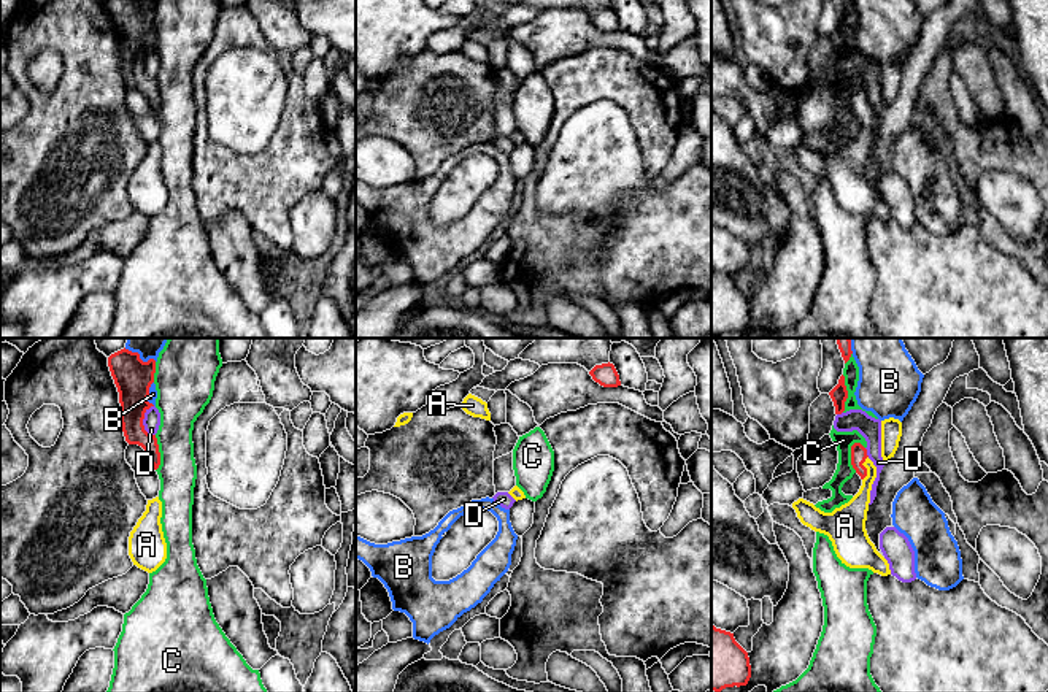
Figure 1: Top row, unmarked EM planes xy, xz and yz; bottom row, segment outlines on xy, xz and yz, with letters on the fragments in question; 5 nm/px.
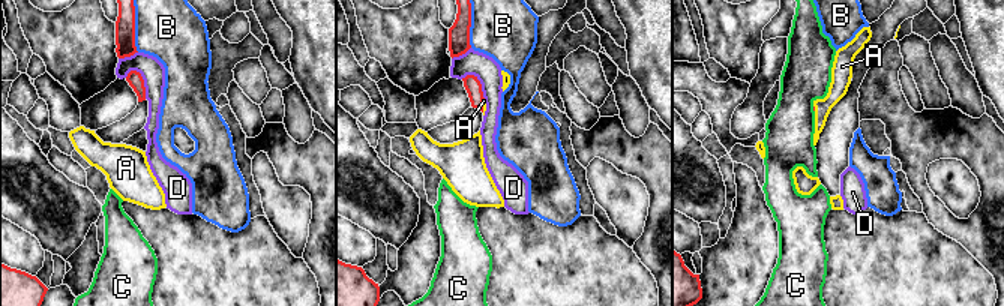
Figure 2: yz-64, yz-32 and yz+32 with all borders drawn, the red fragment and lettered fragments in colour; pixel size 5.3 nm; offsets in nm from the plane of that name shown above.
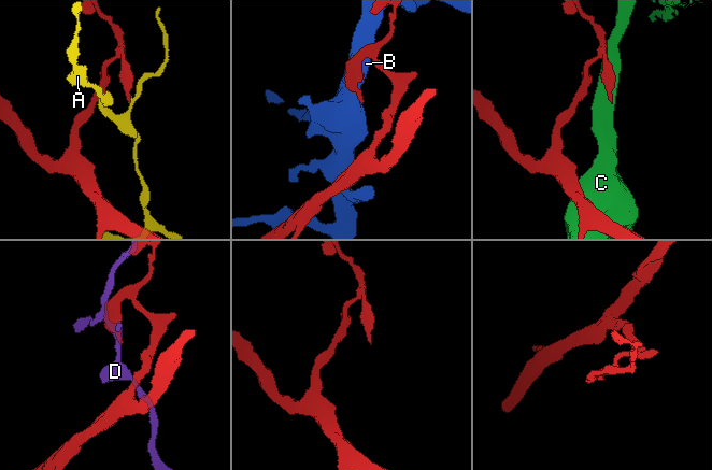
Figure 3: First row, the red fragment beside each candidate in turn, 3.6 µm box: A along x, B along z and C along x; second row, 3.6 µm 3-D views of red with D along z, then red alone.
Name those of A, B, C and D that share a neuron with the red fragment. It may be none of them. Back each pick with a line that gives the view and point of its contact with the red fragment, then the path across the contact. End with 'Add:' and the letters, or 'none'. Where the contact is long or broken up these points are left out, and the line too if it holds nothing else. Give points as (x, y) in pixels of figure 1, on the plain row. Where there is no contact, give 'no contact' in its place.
A: yz (866, 113) | across yz (858, 96), (859, 105), (866, 113), (864, 140), (853, 159)
Add: A

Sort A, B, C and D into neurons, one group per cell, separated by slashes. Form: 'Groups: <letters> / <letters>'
Groups: A / B / C / D

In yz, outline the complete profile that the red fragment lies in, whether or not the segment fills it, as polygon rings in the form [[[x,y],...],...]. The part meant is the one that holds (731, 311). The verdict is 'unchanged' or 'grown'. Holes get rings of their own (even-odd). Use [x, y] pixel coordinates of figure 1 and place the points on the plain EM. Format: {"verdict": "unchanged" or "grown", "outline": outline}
{"verdict": "unchanged", "outline": [[[711,268],[711,335],[746,330],[751,322],[748,297],[735,286],[734,278]]]}

